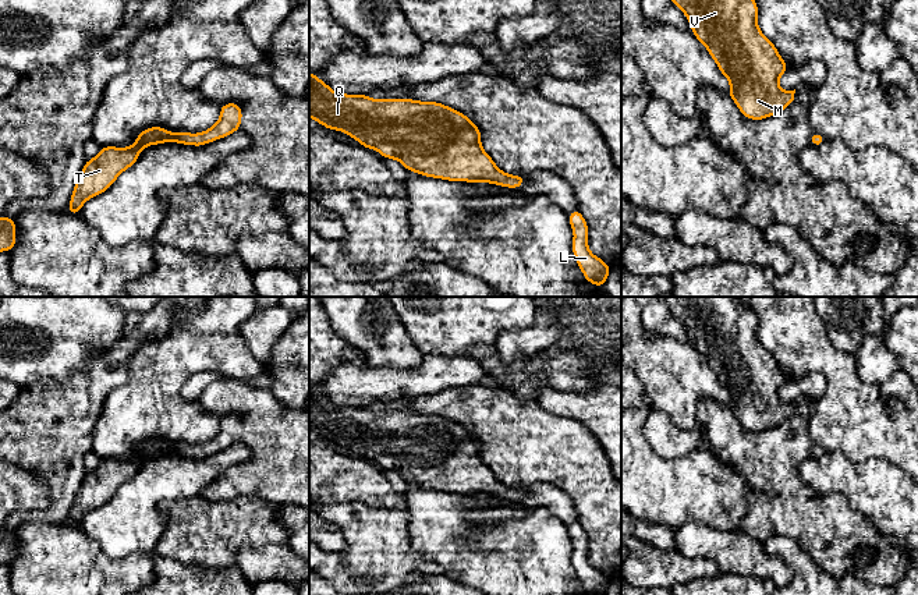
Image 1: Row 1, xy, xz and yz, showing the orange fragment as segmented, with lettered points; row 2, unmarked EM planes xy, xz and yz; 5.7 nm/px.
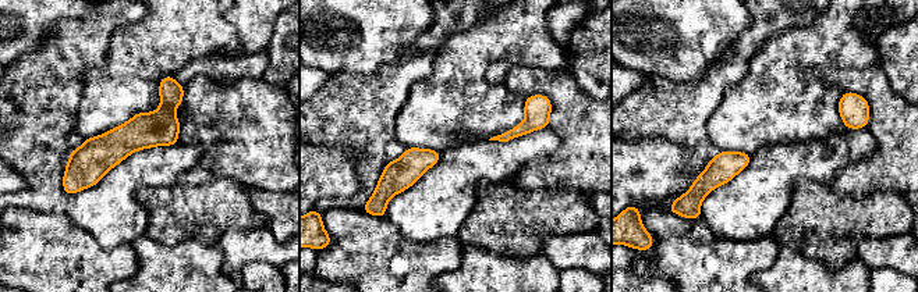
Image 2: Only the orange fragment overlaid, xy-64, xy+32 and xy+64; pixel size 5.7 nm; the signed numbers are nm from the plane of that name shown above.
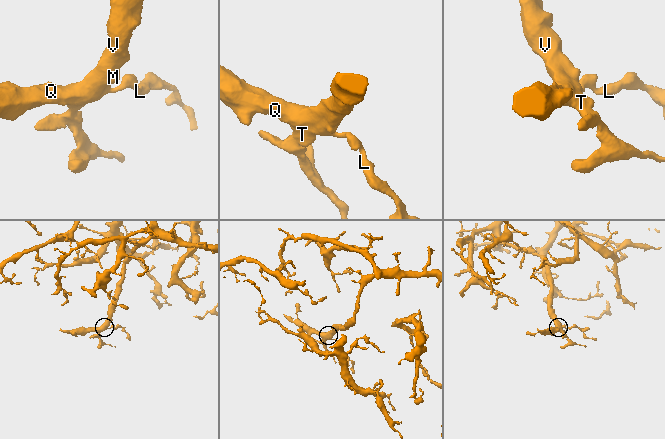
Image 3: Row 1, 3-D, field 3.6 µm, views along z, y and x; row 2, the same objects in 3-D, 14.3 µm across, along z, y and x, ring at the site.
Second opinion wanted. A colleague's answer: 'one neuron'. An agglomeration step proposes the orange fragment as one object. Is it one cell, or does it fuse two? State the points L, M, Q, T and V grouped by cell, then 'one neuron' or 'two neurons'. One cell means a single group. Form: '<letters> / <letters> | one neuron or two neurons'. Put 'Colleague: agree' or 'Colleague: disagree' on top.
Colleague: agree
L M Q T V | one neuron

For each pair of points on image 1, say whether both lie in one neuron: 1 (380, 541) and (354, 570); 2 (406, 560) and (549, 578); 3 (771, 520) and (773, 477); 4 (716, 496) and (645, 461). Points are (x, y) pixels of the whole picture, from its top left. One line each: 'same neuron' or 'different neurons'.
1: same neuron
2: different neurons
3: different neurons
4: same neuron

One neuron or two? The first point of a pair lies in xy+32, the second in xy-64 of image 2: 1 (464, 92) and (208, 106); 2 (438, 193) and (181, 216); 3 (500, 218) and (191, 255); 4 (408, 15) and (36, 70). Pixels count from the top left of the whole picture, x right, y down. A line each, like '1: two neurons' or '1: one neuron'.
1: two neurons
2: two neurons
3: two neurons
4: two neurons

